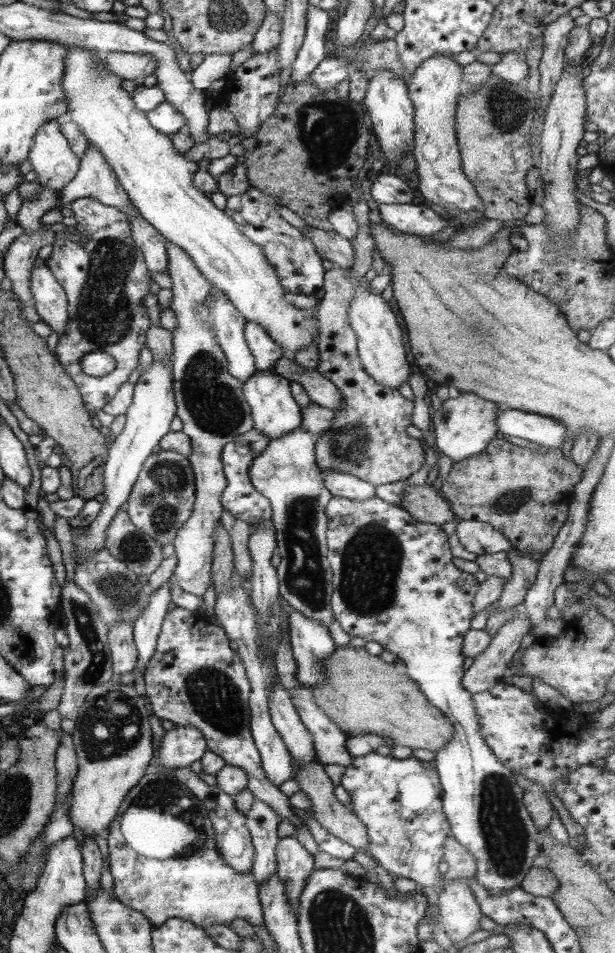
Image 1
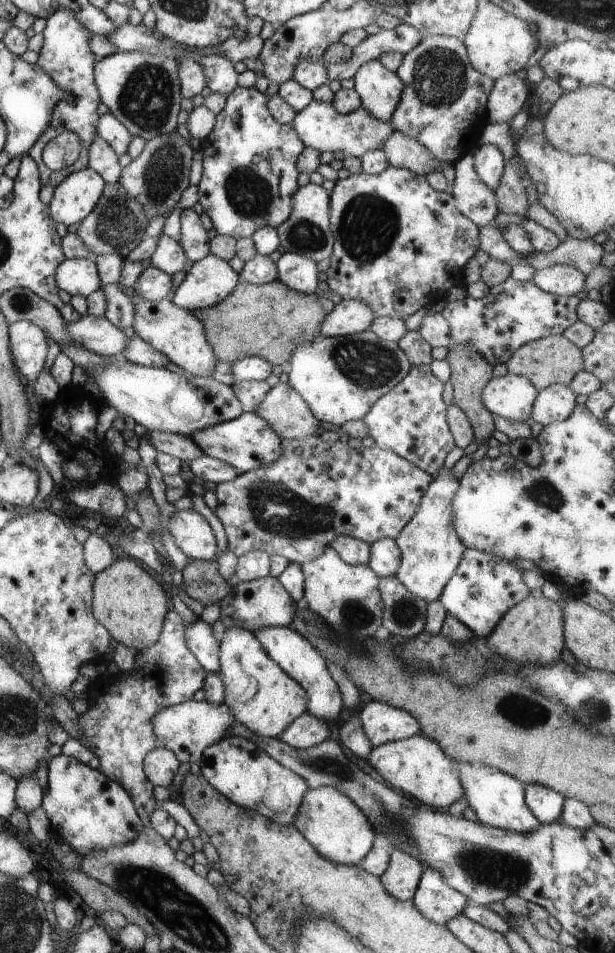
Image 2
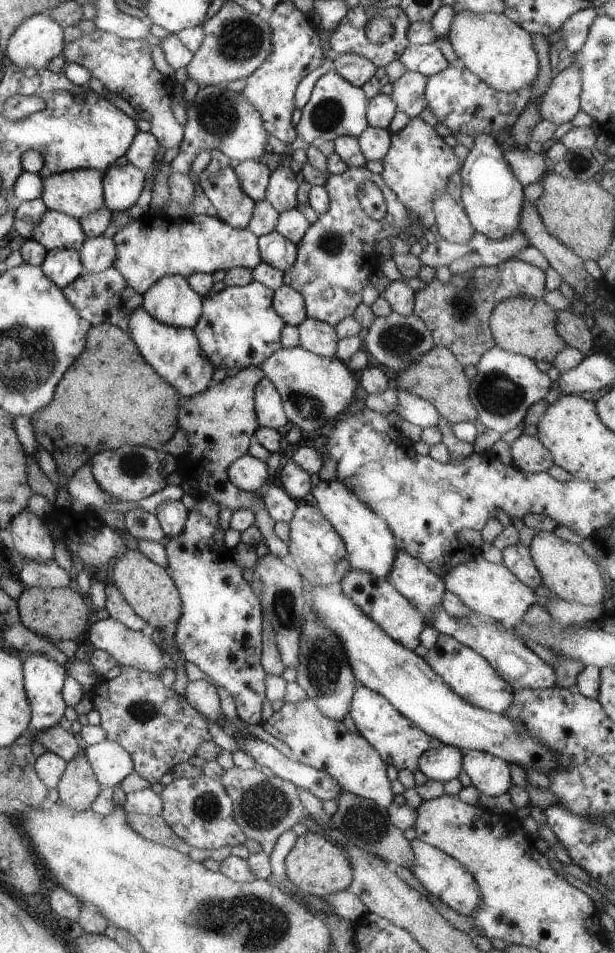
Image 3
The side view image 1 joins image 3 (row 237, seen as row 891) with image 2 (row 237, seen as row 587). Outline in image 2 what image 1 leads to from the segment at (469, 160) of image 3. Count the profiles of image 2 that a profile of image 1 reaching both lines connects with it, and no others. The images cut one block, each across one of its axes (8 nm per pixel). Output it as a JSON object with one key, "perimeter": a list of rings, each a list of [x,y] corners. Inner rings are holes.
{"perimeter":[[[394,166],[377,175],[351,174],[335,182],[329,216],[333,251],[323,286],[344,300],[364,302],[376,317],[406,320],[420,308],[446,299],[450,287],[466,287],[464,267],[479,250],[479,226],[458,210],[451,194],[434,190],[424,175]]]}

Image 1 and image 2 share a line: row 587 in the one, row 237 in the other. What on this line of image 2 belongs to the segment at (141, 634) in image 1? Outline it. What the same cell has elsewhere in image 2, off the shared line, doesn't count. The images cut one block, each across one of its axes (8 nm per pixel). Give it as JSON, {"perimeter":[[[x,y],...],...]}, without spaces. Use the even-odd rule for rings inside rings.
{"perimeter":[[[163,234],[160,235],[156,250],[152,252],[150,260],[154,268],[158,268],[170,276],[174,276],[176,272],[188,270],[192,263],[185,255],[180,243]]]}

